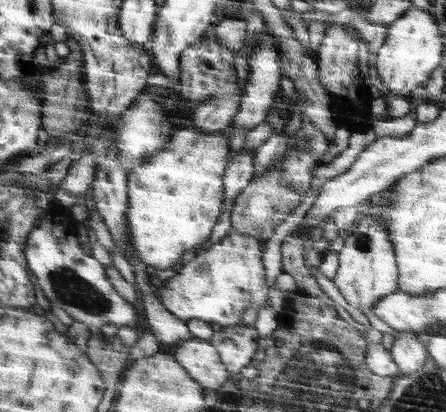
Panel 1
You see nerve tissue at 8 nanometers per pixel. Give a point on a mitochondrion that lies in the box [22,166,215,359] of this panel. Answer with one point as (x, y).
(72, 289)

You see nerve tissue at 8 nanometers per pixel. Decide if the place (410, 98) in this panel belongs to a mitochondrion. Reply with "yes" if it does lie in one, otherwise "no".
no

